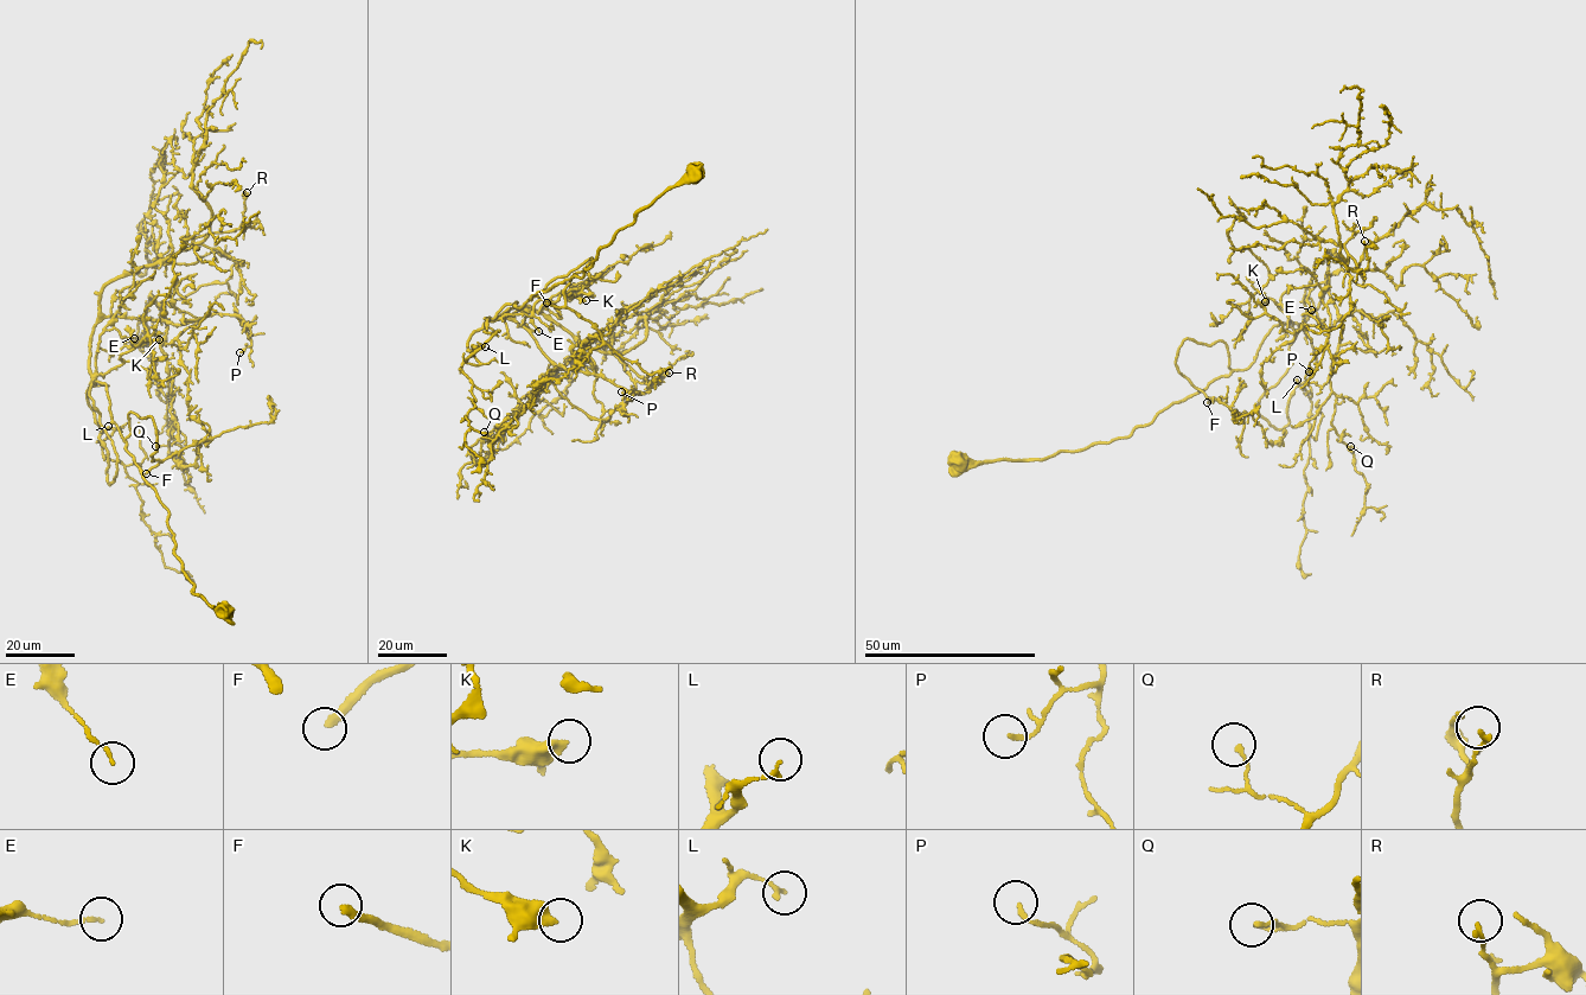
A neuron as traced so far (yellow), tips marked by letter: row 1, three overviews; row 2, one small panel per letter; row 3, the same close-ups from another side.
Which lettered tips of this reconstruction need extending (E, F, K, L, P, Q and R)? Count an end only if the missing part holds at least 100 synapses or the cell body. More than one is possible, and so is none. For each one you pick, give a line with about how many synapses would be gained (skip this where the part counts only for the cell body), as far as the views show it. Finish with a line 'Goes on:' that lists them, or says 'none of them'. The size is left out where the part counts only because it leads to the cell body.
F: Roughly 650 synapses
L: Roughly 140 synapses
Goes on: F, L

